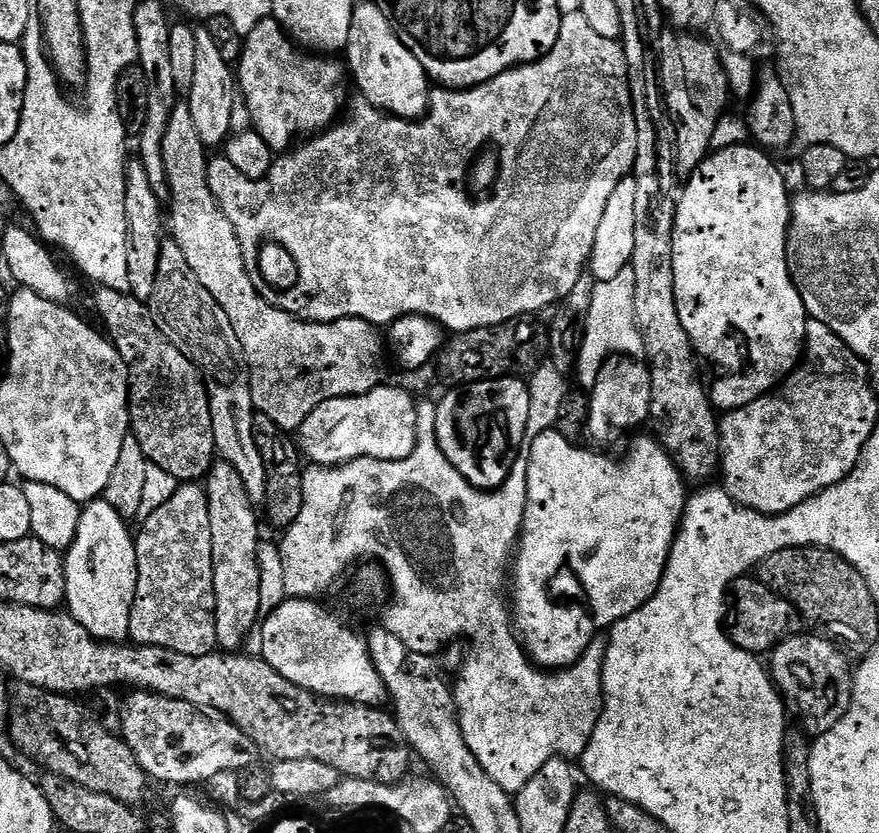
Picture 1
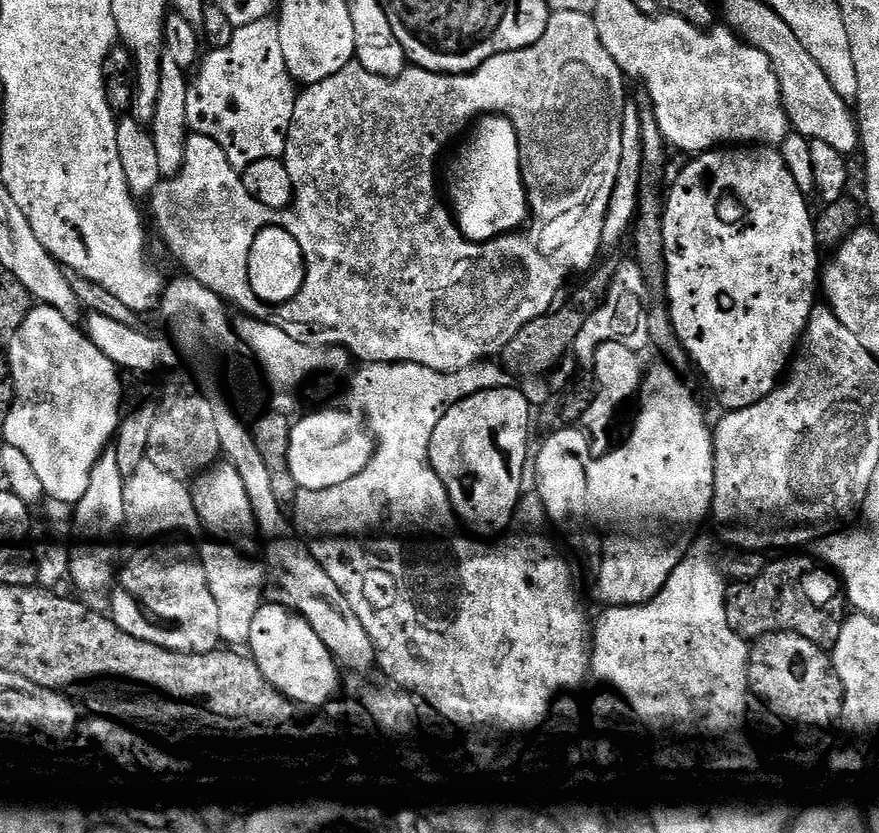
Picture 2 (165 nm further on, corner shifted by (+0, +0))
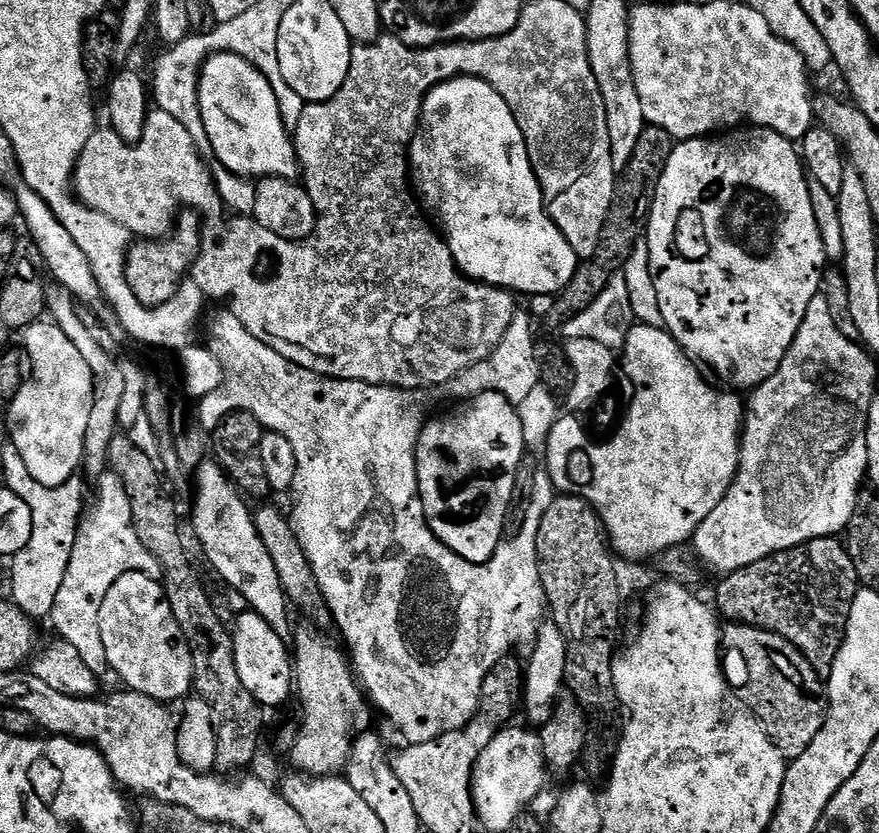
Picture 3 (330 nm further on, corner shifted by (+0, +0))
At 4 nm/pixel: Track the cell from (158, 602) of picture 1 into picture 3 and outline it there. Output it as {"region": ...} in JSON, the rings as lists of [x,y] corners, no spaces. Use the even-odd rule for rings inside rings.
{"region":[[[142,572],[122,574],[122,578],[118,578],[114,586],[110,586],[106,602],[102,602],[100,633],[108,668],[116,671],[116,676],[124,683],[121,685],[125,689],[141,692],[161,702],[183,701],[193,691],[192,652],[178,622],[175,621],[174,614],[171,613],[170,602],[167,601],[163,583],[159,579]]]}

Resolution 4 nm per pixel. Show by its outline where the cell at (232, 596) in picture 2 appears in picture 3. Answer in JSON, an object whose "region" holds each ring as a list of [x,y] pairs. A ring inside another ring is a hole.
{"region":[[[108,470],[99,477],[99,480],[100,489],[96,492],[92,513],[89,511],[79,523],[73,554],[70,556],[65,578],[62,586],[59,587],[59,596],[54,601],[54,608],[50,615],[50,623],[52,622],[53,626],[60,631],[59,639],[65,644],[74,646],[74,650],[82,654],[82,662],[86,662],[86,667],[92,670],[97,678],[103,677],[103,672],[106,672],[108,668],[106,650],[102,646],[102,634],[100,633],[100,615],[102,614],[102,602],[106,602],[106,594],[110,594],[110,586],[114,586],[114,582],[118,582],[118,578],[122,578],[122,574],[127,572],[142,572],[153,578],[161,575],[161,567],[157,559],[143,548],[142,542],[138,540],[138,534],[135,533],[131,518],[130,498],[127,497],[119,474]]]}

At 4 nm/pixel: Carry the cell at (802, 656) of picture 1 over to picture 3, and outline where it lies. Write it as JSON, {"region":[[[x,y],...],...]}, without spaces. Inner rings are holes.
{"region":[[[725,623],[722,648],[727,656],[722,668],[724,676],[729,684],[739,685],[740,671],[744,668],[743,699],[750,705],[762,730],[766,730],[770,742],[774,742],[789,761],[806,754],[828,711],[826,684],[820,673],[812,669],[808,659],[786,638],[749,624]]]}

